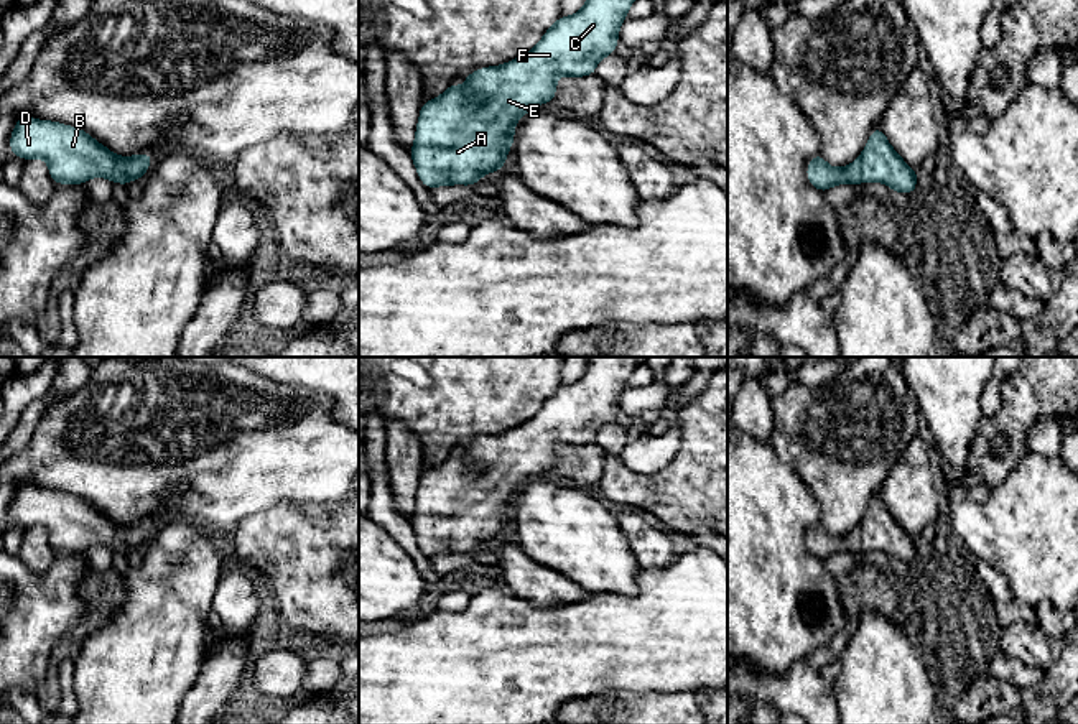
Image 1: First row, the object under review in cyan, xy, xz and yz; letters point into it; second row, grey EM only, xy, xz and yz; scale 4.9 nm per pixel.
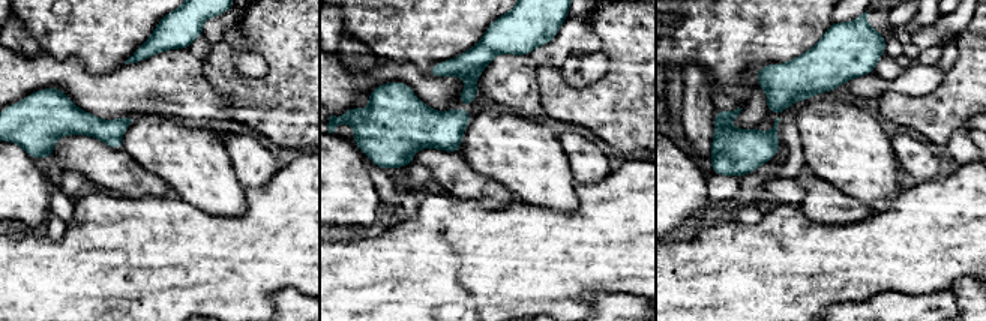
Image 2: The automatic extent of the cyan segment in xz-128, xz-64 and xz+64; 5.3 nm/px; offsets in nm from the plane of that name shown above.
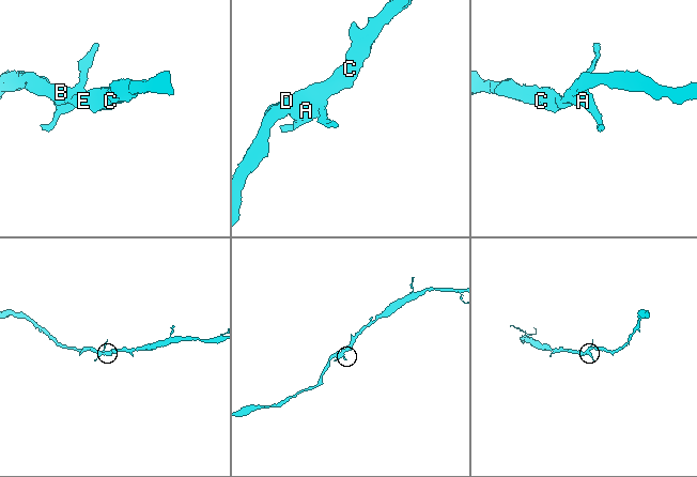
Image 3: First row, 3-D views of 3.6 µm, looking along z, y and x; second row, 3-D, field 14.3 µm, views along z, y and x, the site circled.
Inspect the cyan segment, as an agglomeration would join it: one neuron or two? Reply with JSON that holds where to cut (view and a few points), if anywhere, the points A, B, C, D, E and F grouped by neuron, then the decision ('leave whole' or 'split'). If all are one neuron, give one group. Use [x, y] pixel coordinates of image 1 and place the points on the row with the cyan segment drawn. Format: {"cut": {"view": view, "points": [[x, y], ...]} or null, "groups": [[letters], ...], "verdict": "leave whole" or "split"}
{"cut": null, "groups": [["A", "B", "C", "D", "E", "F"]], "verdict": "leave whole"}

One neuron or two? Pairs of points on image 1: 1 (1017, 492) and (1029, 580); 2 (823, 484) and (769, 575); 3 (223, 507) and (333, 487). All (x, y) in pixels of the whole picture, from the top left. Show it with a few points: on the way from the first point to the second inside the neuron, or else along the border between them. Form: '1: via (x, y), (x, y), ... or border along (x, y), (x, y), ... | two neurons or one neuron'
1: via (1029, 514), (1029, 558) | one neuron
2: border along (794, 466), (820, 510), (820, 520) | two neurons
3: via (250, 486), (305, 486) | one neuron

